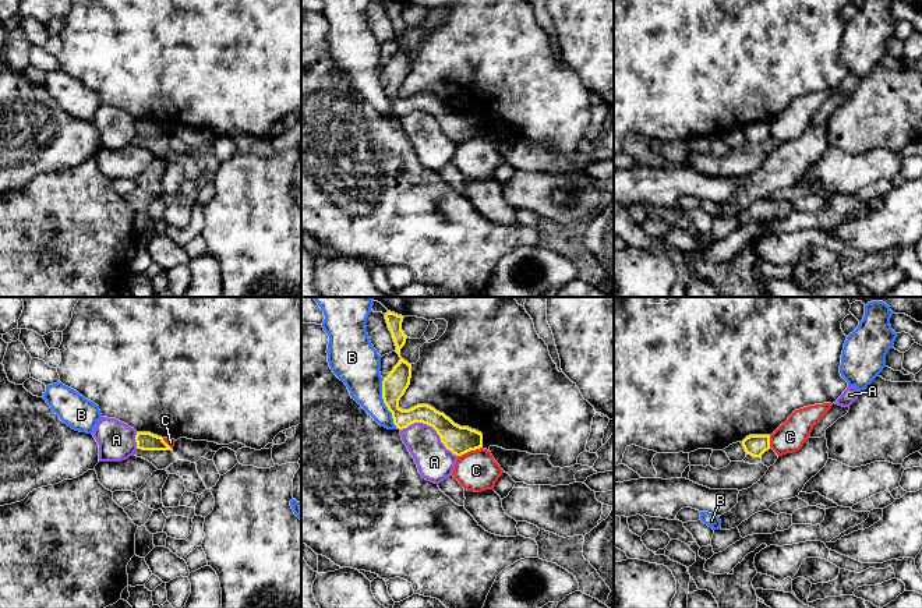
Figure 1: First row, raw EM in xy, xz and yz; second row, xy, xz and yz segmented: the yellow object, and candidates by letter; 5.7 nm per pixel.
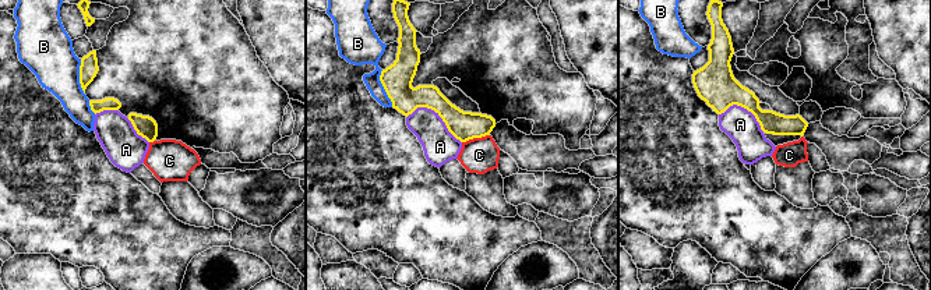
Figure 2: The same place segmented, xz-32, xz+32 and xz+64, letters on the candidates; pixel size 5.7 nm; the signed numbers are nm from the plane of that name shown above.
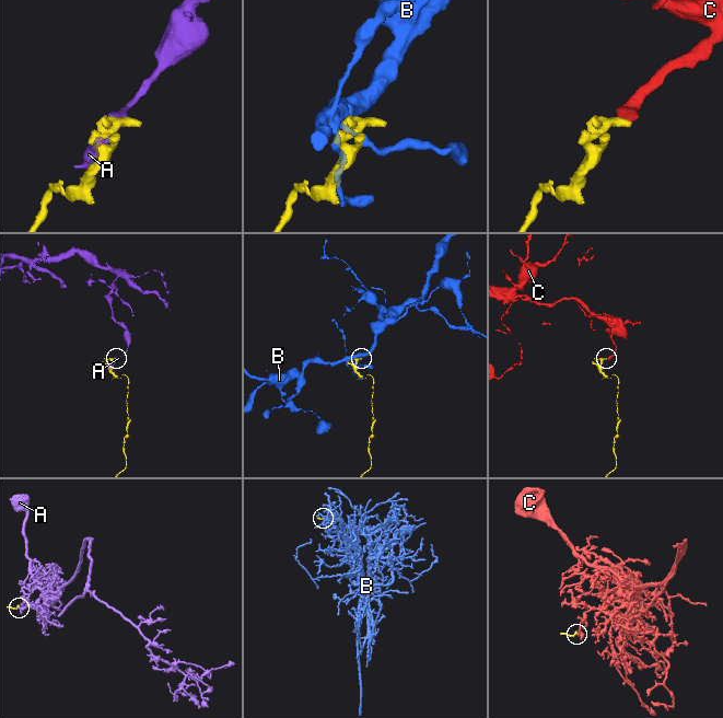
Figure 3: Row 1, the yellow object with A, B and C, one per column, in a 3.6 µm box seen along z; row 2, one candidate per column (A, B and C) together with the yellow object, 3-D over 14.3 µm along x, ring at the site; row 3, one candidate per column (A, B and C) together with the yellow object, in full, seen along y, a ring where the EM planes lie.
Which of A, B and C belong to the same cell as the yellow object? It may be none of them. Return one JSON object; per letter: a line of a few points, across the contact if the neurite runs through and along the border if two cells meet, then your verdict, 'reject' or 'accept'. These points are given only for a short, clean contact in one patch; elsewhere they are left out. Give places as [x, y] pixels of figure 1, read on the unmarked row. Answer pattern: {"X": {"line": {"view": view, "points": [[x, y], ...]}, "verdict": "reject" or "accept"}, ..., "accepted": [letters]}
{"A": {"verdict": "reject"}, "B": {"verdict": "reject"}, "C": {"line": {"view": "xz", "points": [[481, 134], [458, 144]]}, "verdict": "reject"}, "accepted": []}

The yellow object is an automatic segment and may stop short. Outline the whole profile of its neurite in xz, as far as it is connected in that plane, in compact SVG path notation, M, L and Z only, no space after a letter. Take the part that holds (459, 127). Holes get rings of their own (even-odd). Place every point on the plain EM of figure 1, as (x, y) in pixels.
M402 45L386 66L382 68L382 86L392 100L396 116L403 117L414 110L432 114L448 138L462 144L470 138L483 135L483 121L469 114L455 112L444 100L428 92L417 92L409 98L399 95L399 88L410 73L411 52Z

